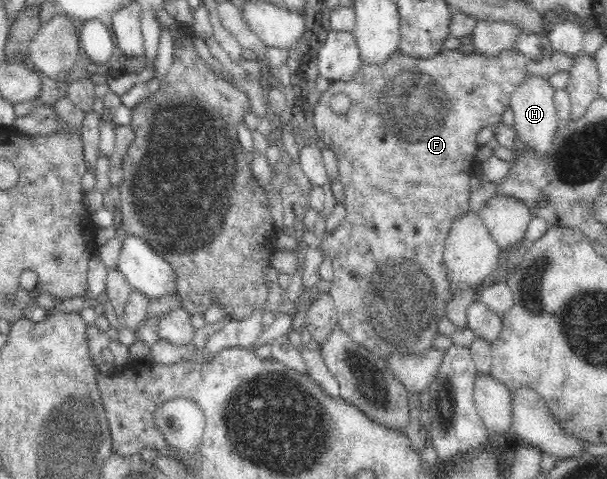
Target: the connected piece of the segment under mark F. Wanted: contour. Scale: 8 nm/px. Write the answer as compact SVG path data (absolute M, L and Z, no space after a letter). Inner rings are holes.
M447 49L427 59L417 59L399 50L394 51L385 61L380 64L362 61L354 76L347 81L334 81L328 89L320 95L315 106L314 127L318 131L319 143L334 152L338 164L337 180L344 187L344 200L342 204L346 208L346 218L342 224L333 230L326 238L326 243L320 244L322 255L330 259L333 267L333 279L329 293L333 298L338 320L337 325L352 339L361 344L370 352L379 355L386 361L388 354L396 348L399 354L418 354L424 350L432 349L432 342L439 335L437 331L438 320L447 316L446 304L459 294L450 291L450 279L443 260L443 251L446 238L450 234L456 220L460 220L466 212L470 211L469 200L471 199L470 179L473 174L476 151L480 145L476 136L483 128L492 128L499 123L502 113L509 107L509 102L515 88L530 76L526 75L526 64L529 58L504 50L497 55L488 56L476 52L465 53L458 49ZM336 94L346 94L350 98L350 106L345 114L336 113L330 108L330 99Z

